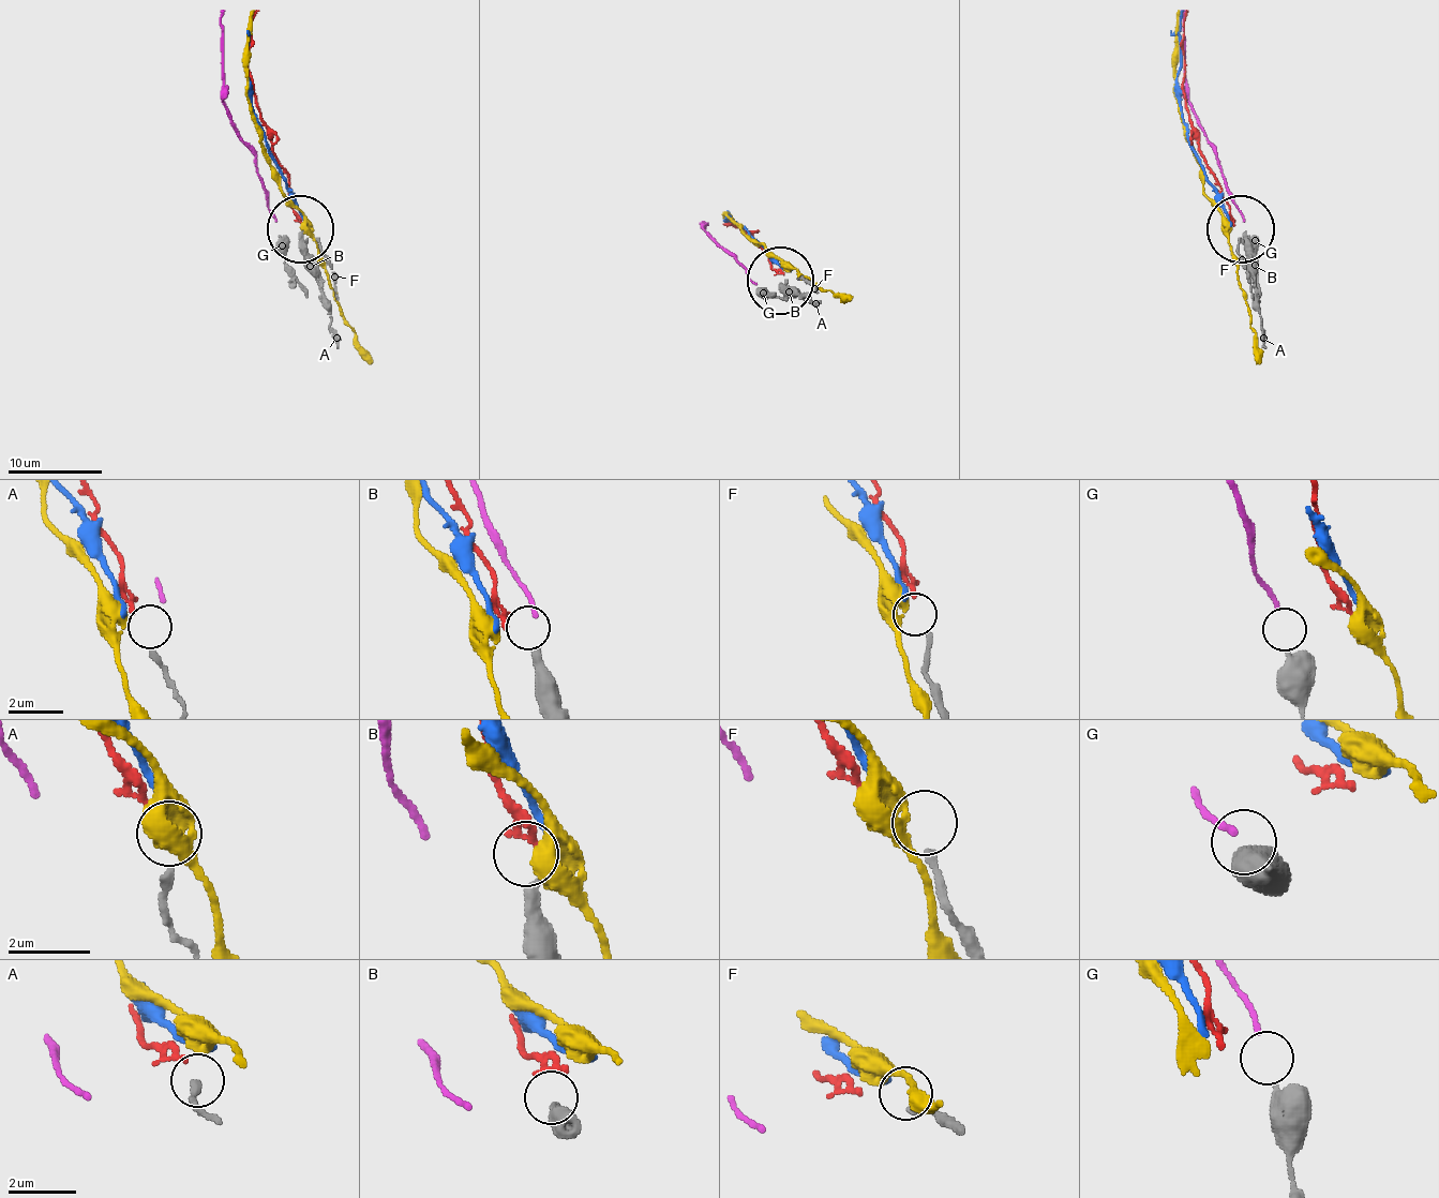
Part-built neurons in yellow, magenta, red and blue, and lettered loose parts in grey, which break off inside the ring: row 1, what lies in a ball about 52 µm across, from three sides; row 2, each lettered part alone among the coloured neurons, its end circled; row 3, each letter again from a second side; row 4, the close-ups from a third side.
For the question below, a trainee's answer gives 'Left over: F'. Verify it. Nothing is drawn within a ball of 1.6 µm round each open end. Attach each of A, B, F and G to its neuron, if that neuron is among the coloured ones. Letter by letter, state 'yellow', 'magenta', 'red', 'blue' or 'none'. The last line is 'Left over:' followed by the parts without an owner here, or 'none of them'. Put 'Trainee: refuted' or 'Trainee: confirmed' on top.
Trainee: refuted
A: red
B: none
F: none
G: magenta
Left over: B, F

